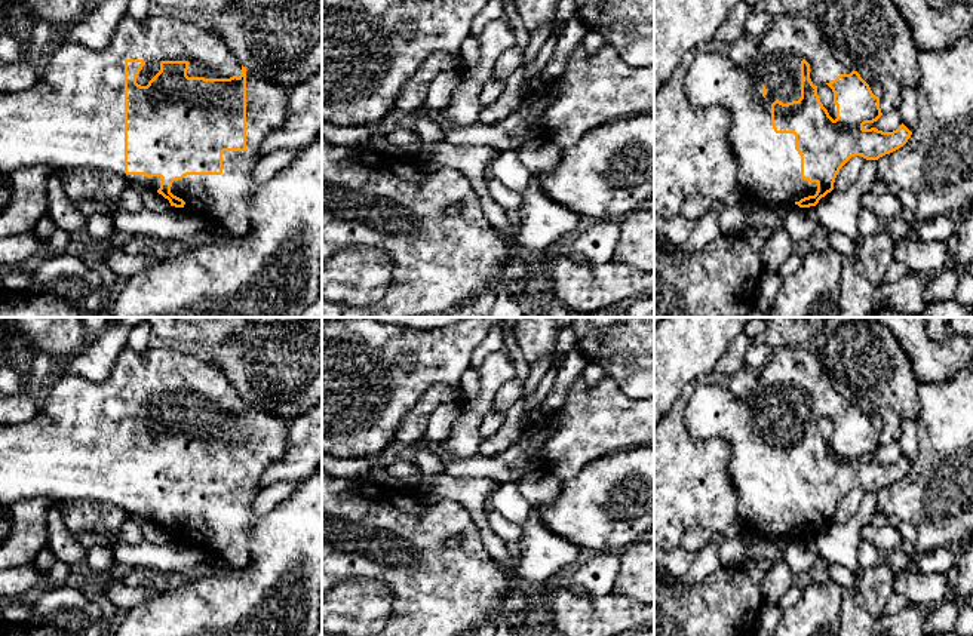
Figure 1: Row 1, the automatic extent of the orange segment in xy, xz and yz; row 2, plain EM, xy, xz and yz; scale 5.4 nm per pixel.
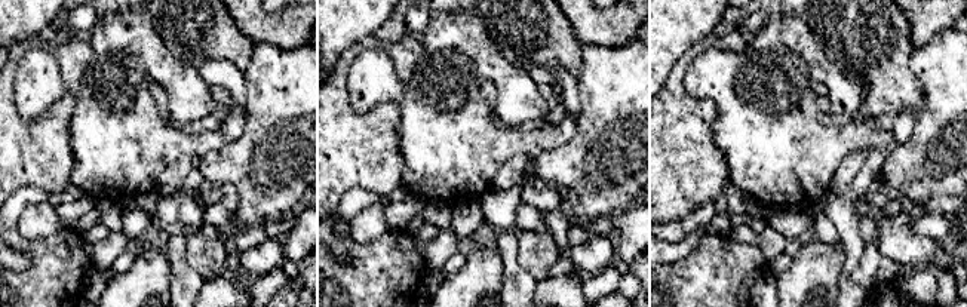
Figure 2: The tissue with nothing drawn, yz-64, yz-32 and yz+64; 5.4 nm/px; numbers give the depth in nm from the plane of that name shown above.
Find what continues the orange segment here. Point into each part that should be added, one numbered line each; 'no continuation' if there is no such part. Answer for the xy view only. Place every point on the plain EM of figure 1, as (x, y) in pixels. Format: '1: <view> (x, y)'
1: xy (73, 449)

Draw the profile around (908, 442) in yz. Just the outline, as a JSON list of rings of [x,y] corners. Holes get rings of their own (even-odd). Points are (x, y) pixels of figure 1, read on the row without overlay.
[[[905,420],[902,425],[902,436],[897,440],[902,449],[902,455],[914,464],[918,454],[918,436],[917,436],[917,424],[911,420]]]

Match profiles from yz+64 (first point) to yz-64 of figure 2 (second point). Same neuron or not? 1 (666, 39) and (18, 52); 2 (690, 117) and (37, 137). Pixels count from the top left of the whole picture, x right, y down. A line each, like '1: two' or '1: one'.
1: two
2: one

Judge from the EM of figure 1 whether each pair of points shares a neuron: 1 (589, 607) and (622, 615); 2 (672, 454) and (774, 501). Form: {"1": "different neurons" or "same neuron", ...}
{"1": "same neuron", "2": "different neurons"}

